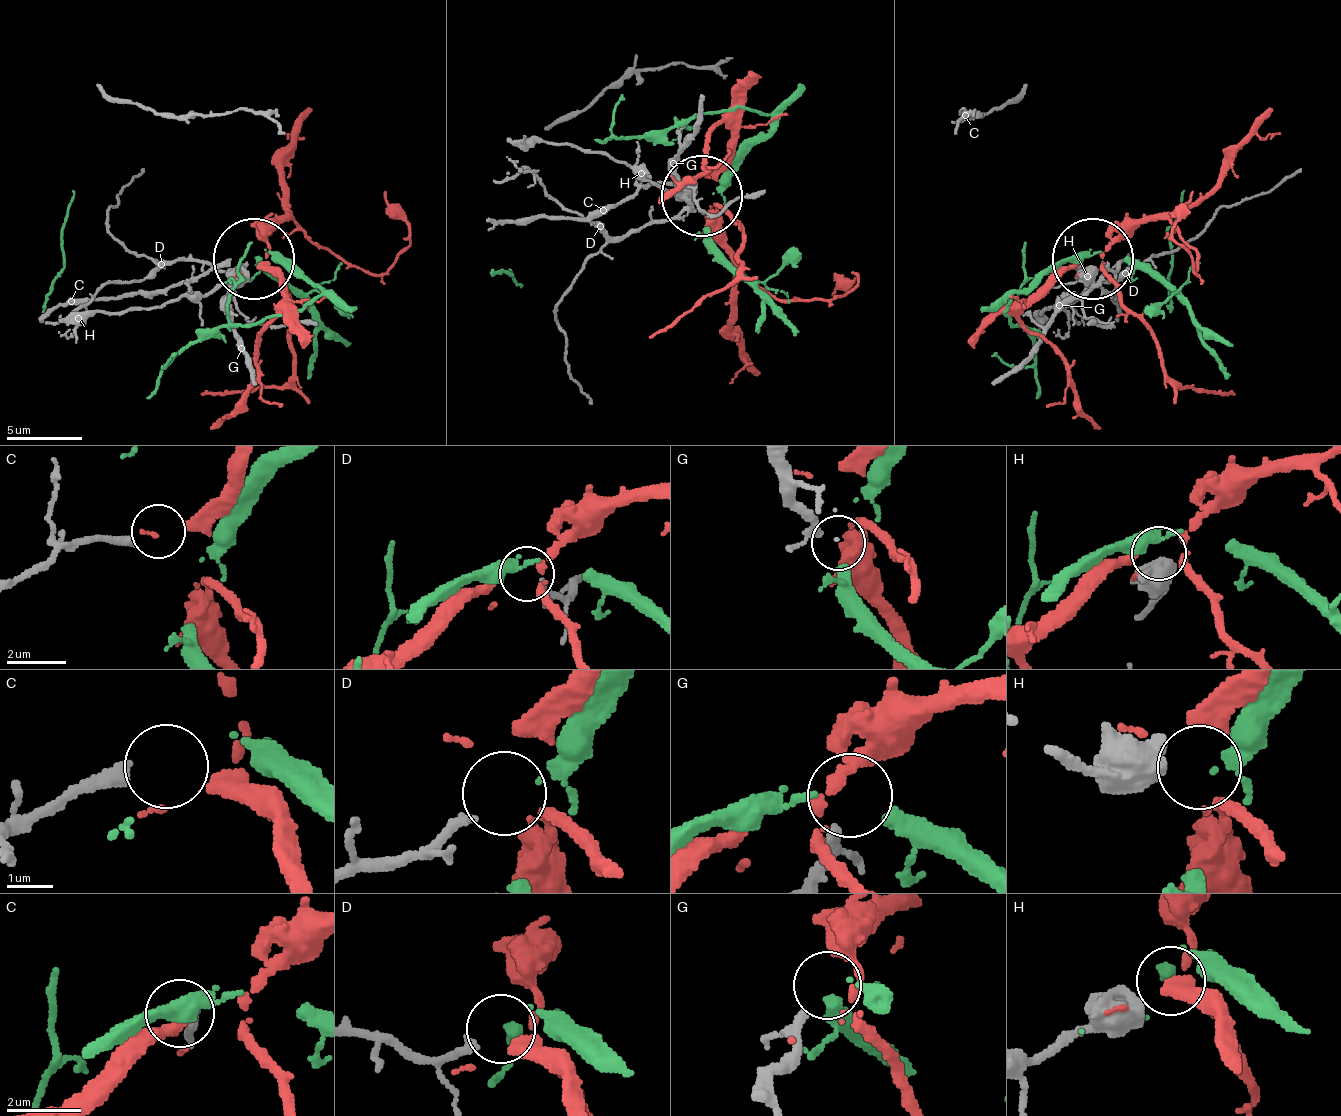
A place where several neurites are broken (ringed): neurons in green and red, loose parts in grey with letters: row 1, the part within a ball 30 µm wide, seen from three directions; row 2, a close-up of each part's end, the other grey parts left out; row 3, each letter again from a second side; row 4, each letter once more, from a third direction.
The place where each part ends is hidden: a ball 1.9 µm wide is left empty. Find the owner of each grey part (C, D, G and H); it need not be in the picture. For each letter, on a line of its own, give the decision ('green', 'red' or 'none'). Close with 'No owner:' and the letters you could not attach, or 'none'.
C: none
D: red
G: none
H: none
No owner: C, G, H

